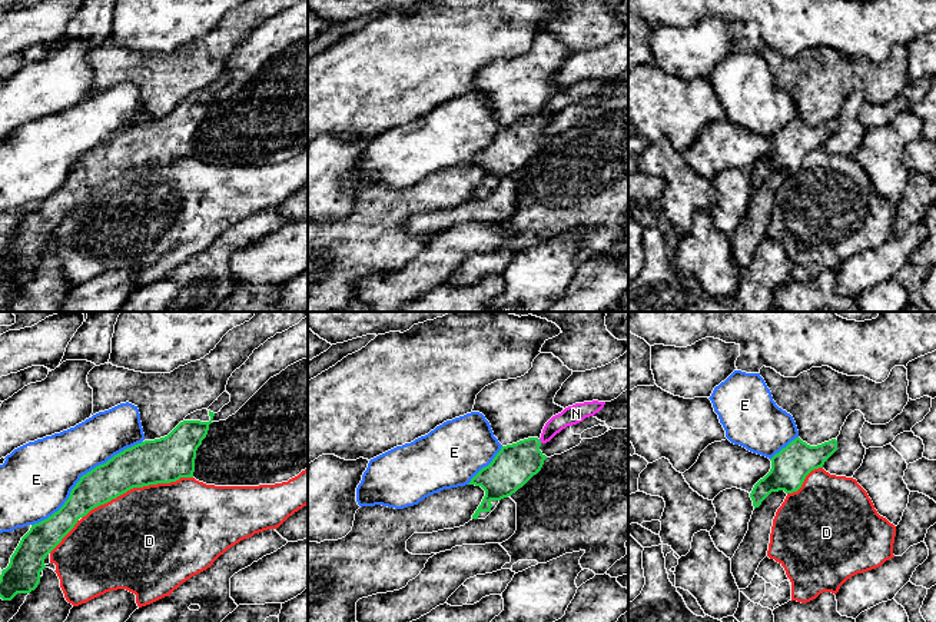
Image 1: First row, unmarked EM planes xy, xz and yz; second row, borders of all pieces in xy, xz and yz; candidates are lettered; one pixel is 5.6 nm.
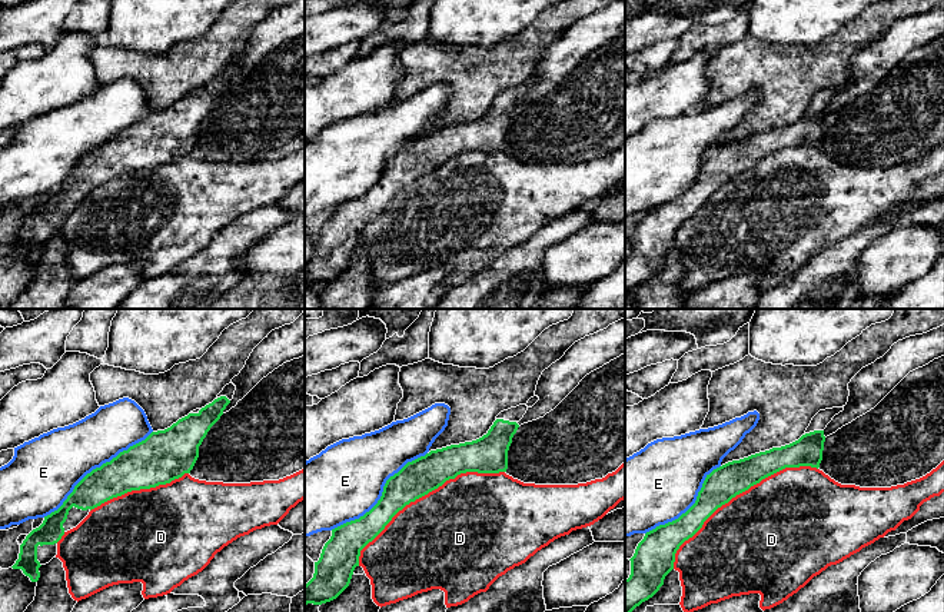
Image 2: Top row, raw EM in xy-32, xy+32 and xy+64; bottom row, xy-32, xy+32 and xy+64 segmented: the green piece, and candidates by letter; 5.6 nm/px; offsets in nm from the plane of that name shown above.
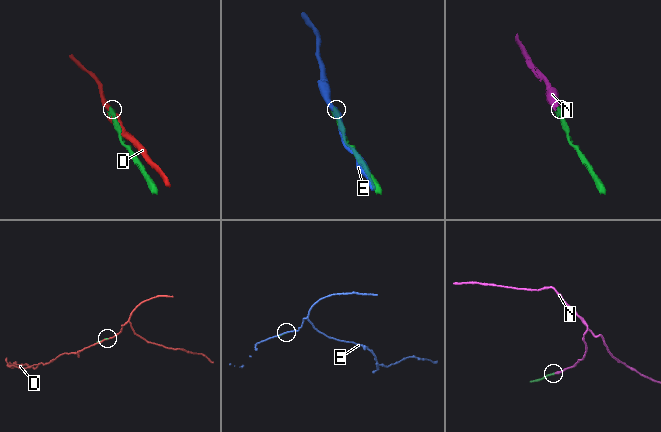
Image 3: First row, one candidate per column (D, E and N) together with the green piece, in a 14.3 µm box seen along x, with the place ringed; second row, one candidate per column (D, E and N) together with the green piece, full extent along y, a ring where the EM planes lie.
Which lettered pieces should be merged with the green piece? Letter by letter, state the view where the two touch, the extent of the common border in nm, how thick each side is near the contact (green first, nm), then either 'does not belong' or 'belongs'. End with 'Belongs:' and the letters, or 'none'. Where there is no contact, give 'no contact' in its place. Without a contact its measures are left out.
D: xy | 650 nm | 260/480 nm | does not belong
E: xy | 800 nm | 220/400 nm | does not belong
N: xz | 30 nm | 240/110 nm | belongs
Belongs: N

